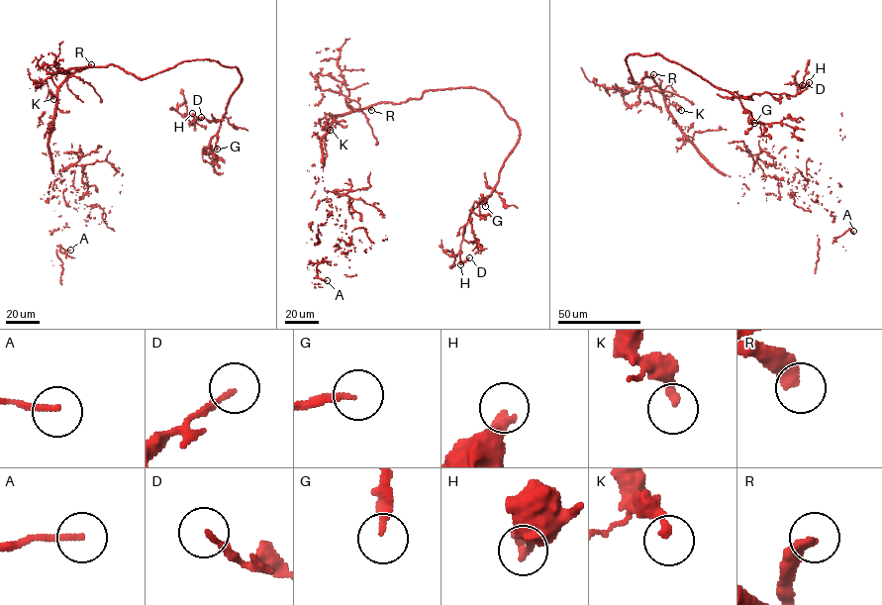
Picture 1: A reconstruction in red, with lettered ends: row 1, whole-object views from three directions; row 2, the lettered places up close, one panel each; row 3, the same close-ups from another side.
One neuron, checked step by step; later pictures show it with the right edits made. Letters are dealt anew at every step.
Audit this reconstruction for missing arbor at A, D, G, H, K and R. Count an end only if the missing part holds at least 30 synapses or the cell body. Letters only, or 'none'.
G, R

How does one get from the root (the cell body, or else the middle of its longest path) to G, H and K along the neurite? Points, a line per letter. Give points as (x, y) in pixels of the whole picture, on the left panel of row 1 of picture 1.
G: (96, 66), (117, 65), (141, 79), (197, 59), (237, 67), (241, 82), (229, 99), (221, 120), (217, 149)
H: (96, 66), (141, 79), (197, 59), (237, 67), (220, 122), (193, 125), (192, 113)
K: (96, 66), (72, 72), (56, 95), (48, 91), (53, 99)

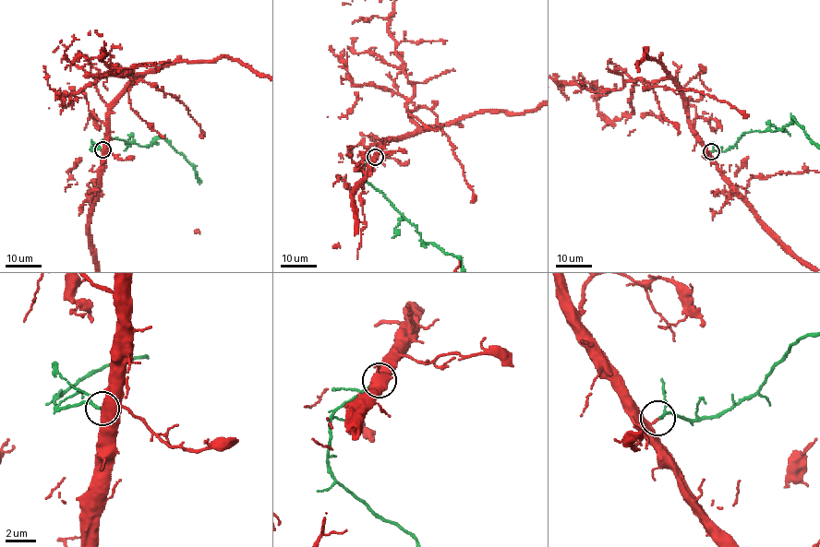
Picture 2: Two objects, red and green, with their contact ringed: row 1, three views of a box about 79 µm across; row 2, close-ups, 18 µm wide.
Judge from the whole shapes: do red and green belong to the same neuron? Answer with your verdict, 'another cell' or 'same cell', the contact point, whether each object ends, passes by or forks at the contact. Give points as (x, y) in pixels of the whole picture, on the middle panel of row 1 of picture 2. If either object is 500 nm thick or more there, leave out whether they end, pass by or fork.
same cell; at (375, 157); red ends there; green passes by

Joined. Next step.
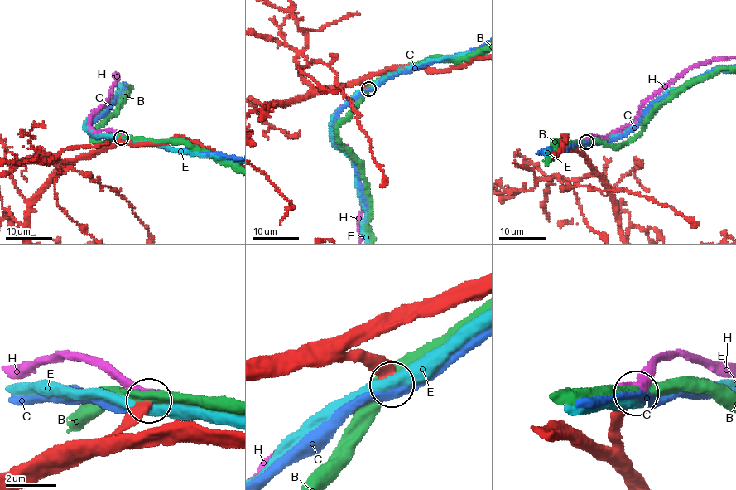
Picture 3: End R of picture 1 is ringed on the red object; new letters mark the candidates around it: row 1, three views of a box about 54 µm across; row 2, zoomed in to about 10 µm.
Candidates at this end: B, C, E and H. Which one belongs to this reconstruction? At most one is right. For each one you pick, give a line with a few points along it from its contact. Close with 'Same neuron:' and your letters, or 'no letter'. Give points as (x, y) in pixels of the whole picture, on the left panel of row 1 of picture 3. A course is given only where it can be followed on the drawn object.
H: course (121, 138), (88, 125), (109, 99), (116, 74), (106, 132), (78, 112), (80, 125), (104, 131), (93, 139)
Same neuron: H

